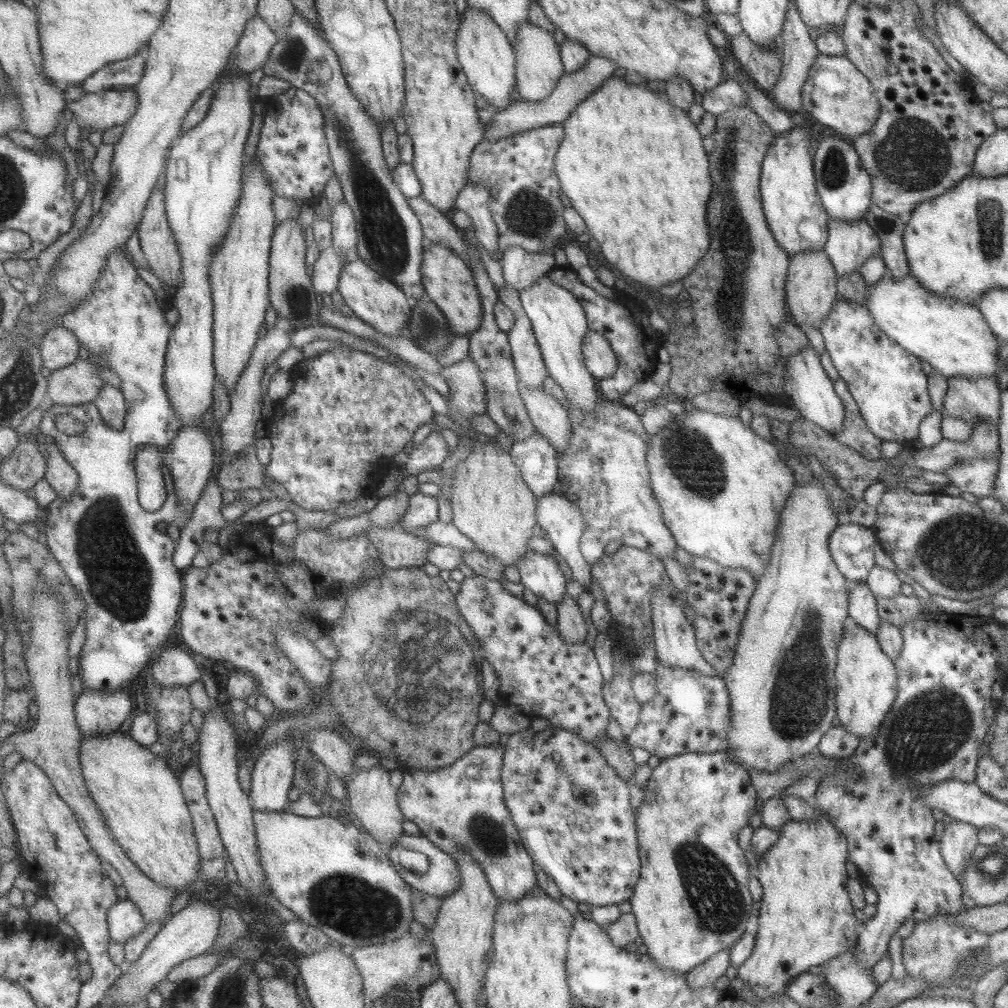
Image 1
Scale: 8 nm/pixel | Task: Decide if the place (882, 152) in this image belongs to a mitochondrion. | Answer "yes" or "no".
yes

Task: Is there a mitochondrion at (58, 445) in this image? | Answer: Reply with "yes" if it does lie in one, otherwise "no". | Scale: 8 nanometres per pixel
no

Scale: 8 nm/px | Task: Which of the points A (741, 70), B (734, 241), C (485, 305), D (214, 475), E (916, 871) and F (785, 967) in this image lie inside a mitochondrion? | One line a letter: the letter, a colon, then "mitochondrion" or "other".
A: other
B: mitochondrion
C: other
D: other
E: other
F: other

